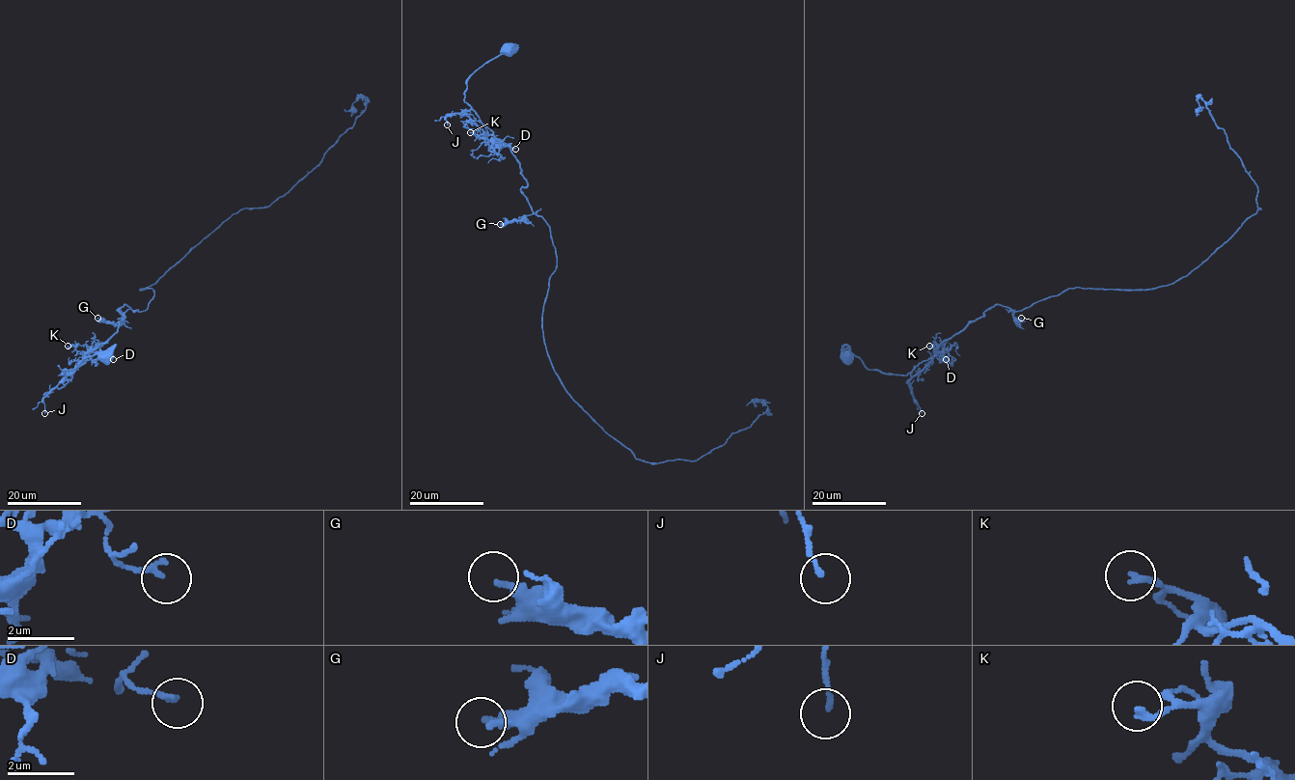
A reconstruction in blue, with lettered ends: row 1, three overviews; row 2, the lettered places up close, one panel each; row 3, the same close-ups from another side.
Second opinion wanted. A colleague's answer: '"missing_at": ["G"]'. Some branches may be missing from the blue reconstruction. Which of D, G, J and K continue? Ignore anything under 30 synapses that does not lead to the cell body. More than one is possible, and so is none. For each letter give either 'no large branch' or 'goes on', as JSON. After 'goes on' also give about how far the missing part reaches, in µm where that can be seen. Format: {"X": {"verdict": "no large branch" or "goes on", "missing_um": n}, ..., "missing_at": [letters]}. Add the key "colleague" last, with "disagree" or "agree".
{"D": {"verdict": "no large branch"}, "G": {"verdict": "no large branch"}, "J": {"verdict": "no large branch"}, "K": {"verdict": "no large branch"}, "missing_at": [], "colleague": "disagree"}

